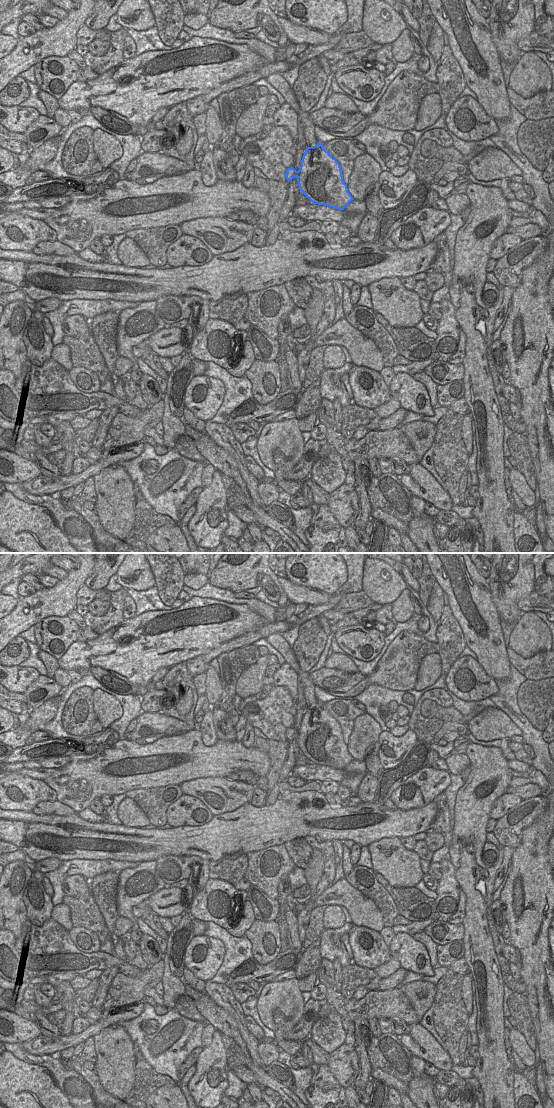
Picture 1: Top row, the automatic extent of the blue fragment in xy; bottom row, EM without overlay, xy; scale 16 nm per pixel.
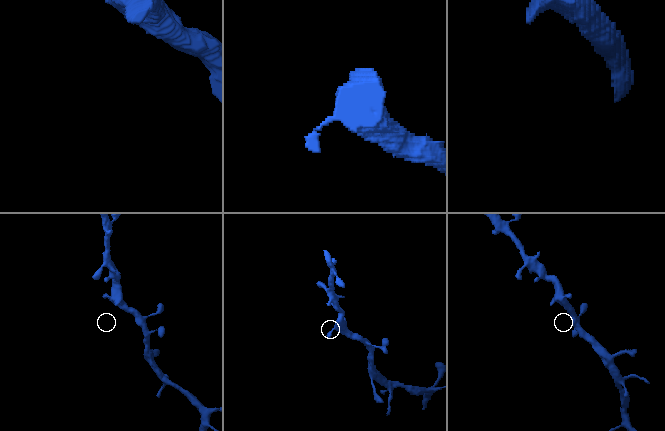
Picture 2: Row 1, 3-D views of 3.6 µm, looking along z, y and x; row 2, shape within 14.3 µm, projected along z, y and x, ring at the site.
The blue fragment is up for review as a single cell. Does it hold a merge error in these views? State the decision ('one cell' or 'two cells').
one cell

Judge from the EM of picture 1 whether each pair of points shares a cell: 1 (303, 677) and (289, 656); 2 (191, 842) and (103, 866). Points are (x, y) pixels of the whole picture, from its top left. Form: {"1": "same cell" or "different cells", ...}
{"1": "different cells", "2": "different cells"}

